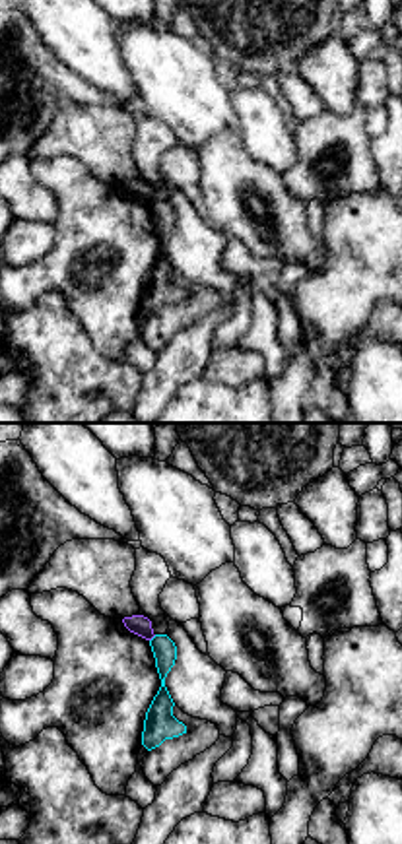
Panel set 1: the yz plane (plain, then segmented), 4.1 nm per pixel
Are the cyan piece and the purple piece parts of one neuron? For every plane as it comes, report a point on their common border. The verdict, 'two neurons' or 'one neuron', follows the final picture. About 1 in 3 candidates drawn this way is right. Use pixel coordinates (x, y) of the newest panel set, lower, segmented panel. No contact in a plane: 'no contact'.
(152, 639)

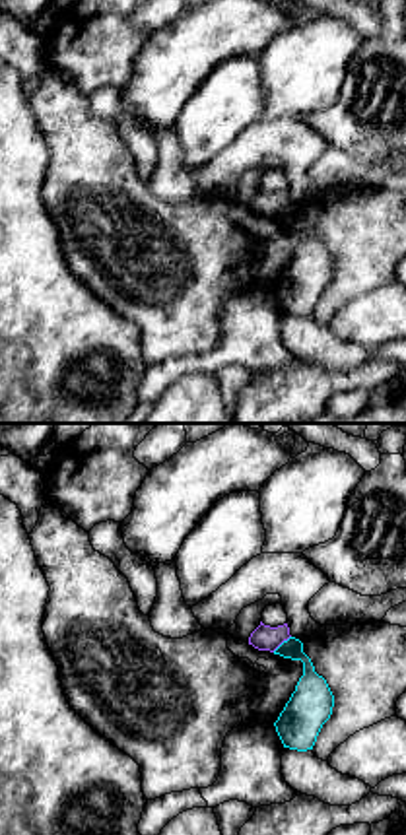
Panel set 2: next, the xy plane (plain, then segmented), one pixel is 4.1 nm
(282, 643)

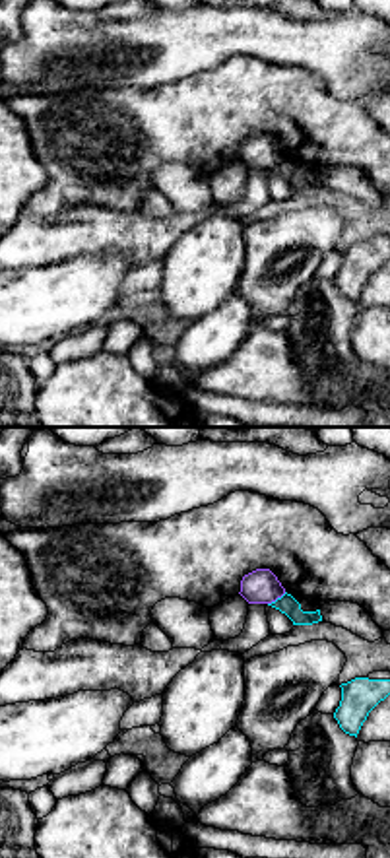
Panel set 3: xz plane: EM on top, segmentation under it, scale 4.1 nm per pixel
(278, 598)

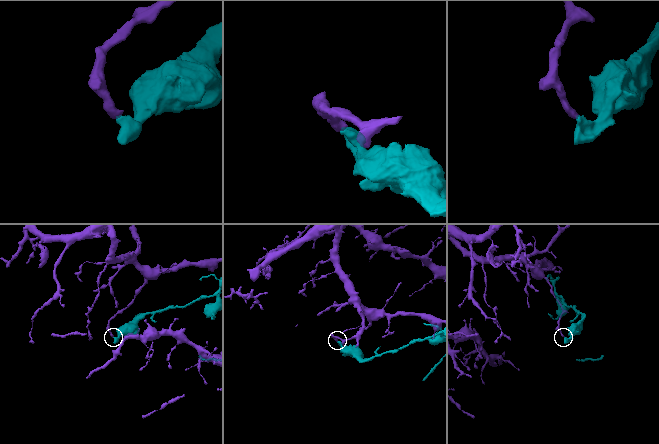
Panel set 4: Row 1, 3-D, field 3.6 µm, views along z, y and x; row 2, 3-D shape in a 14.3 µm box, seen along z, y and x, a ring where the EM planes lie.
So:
two neurons

